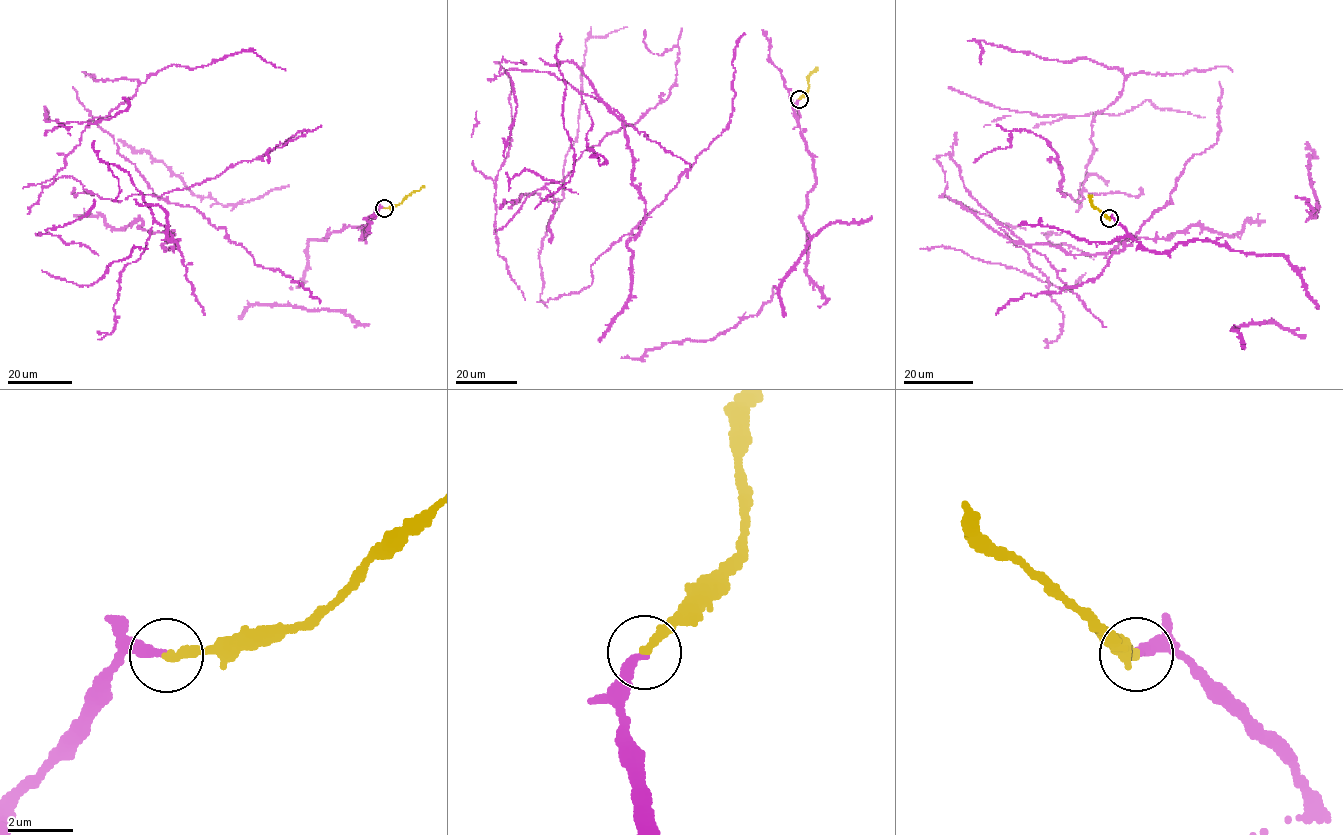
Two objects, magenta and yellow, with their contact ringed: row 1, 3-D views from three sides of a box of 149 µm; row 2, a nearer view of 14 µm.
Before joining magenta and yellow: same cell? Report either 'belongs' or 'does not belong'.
belongs

